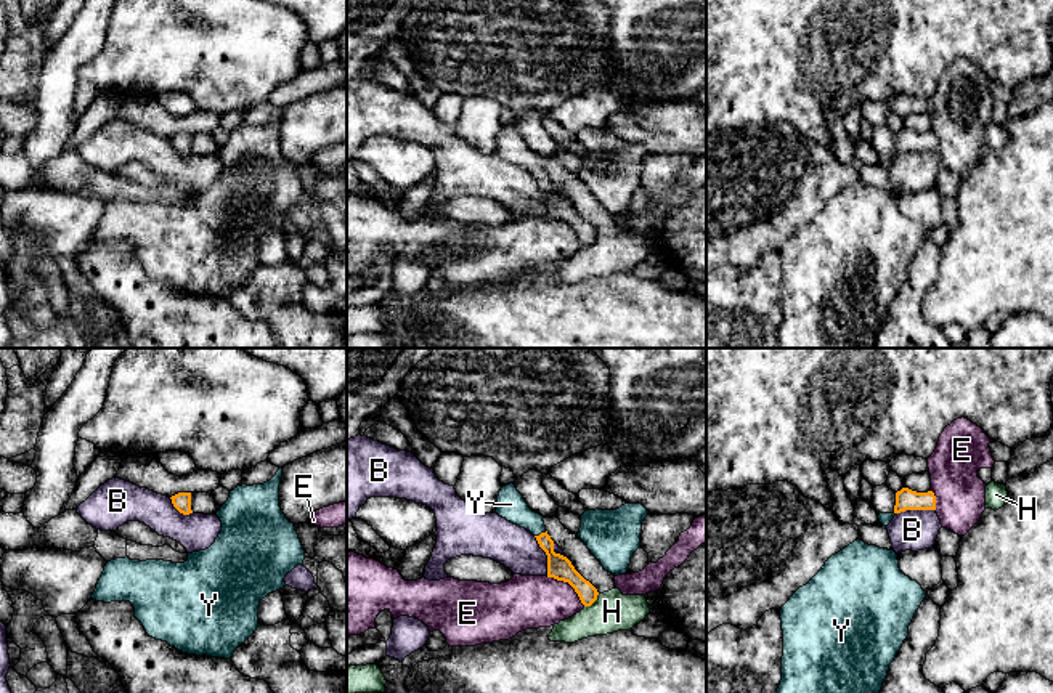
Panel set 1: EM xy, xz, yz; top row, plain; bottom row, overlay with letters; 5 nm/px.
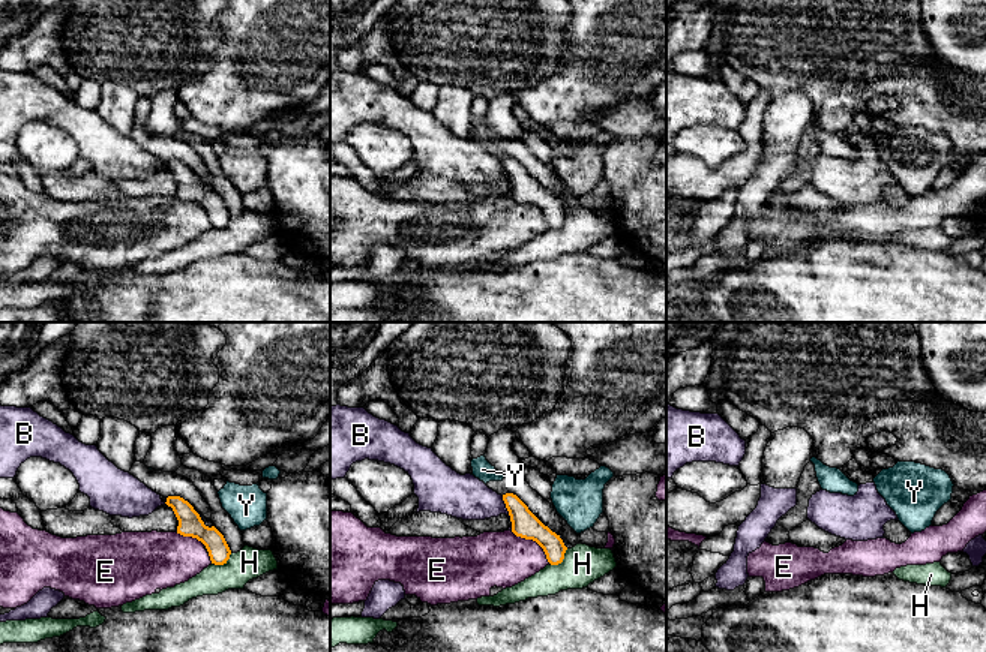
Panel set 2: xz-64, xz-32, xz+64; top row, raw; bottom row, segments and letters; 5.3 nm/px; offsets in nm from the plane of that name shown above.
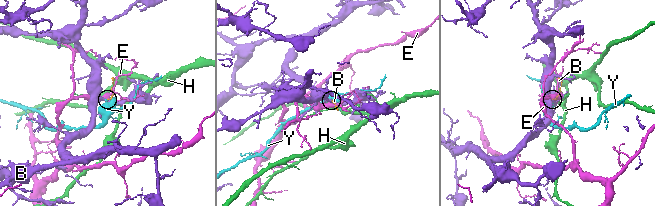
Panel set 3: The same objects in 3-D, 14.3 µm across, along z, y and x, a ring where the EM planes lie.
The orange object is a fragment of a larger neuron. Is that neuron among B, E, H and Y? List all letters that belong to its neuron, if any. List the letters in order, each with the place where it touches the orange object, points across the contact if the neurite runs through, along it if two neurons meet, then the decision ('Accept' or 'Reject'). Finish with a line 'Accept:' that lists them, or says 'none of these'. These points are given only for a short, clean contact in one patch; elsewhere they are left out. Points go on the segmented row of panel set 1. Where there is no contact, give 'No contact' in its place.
B: Touches orange at xz (546, 554). Boundary: xz (533, 536), (546, 555), (548, 575). Reject
E: Touches orange at xz (569, 583). Reject
H: Touches orange at xz (593, 602). Boundary: xz (599, 594), (585, 607). Reject
Y: Touches orange at xz (541, 533). Path across: xz (559, 567), (541, 533), (511, 504). Accept
Accept: Y

